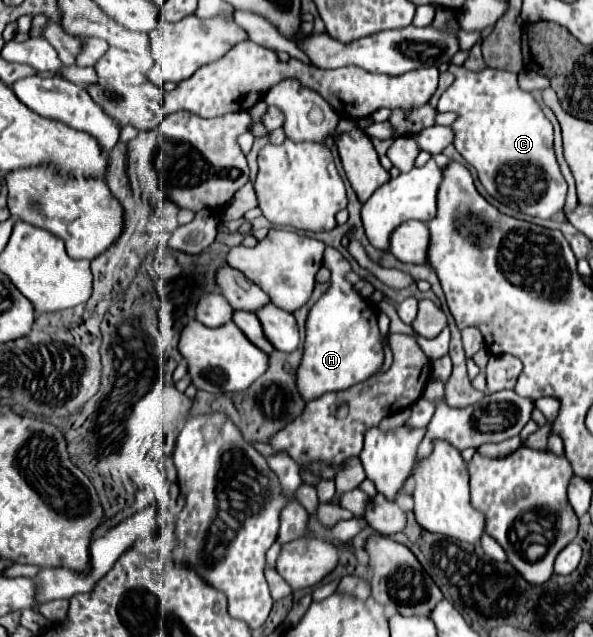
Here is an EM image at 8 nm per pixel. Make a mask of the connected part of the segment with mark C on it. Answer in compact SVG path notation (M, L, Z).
M449 66L449 72L455 74L455 82L443 92L437 110L439 112L455 112L459 118L451 126L455 130L455 148L457 152L477 170L477 176L495 200L509 206L511 210L537 216L537 218L551 218L555 212L563 210L567 182L559 170L553 152L553 126L541 112L539 104L533 100L531 94L525 94L519 84L517 76L507 70L481 70L471 72L463 66Z

